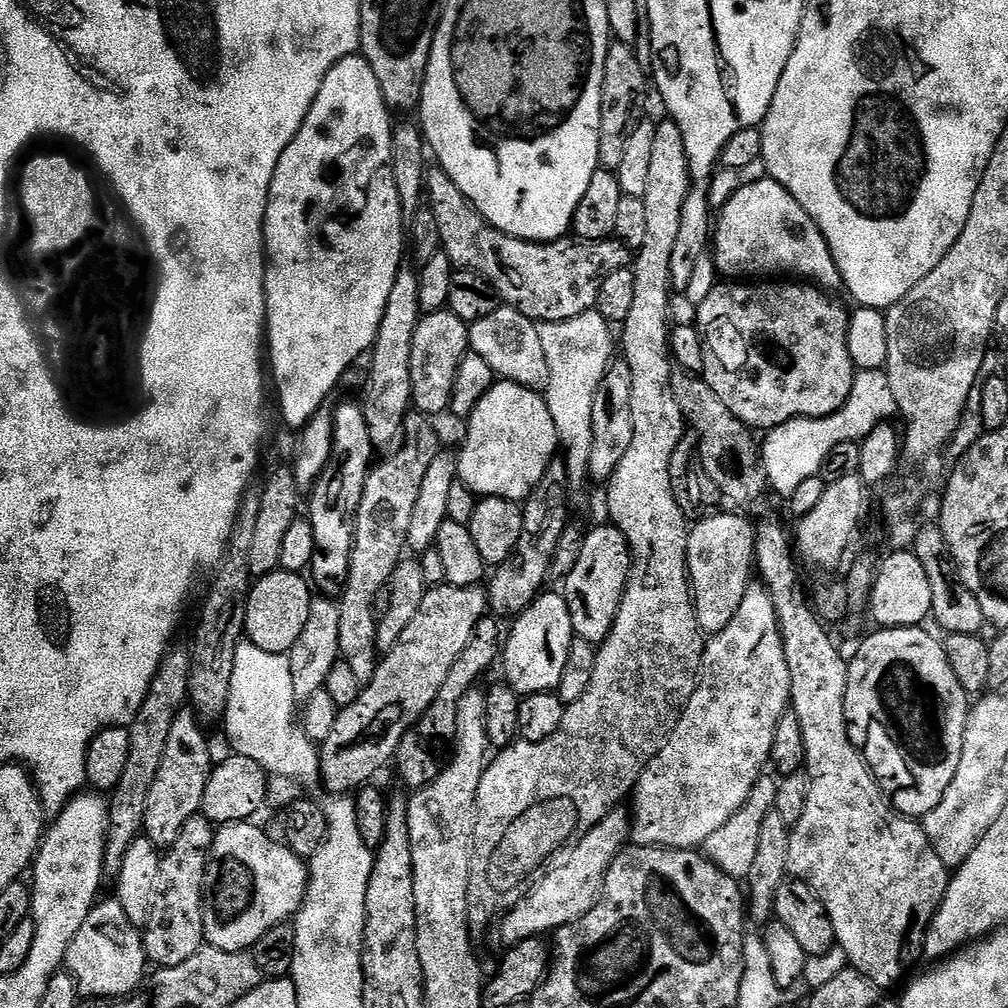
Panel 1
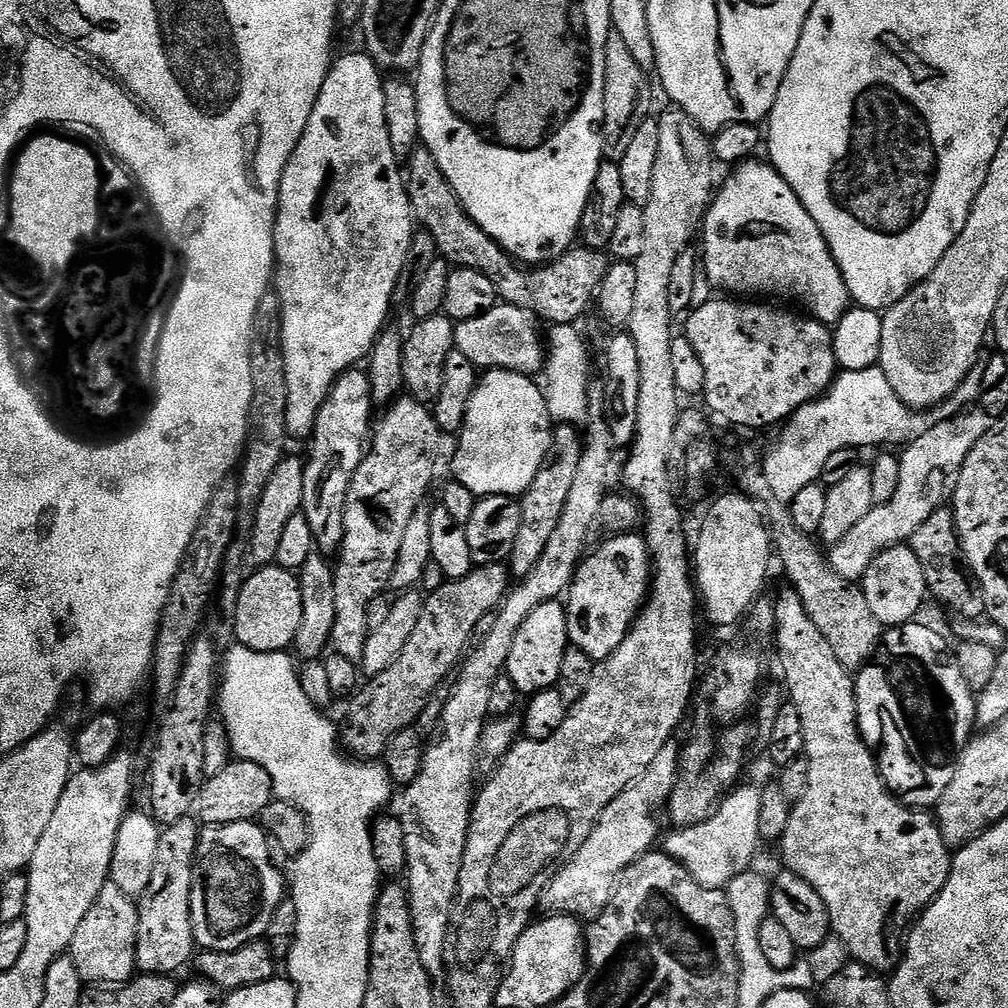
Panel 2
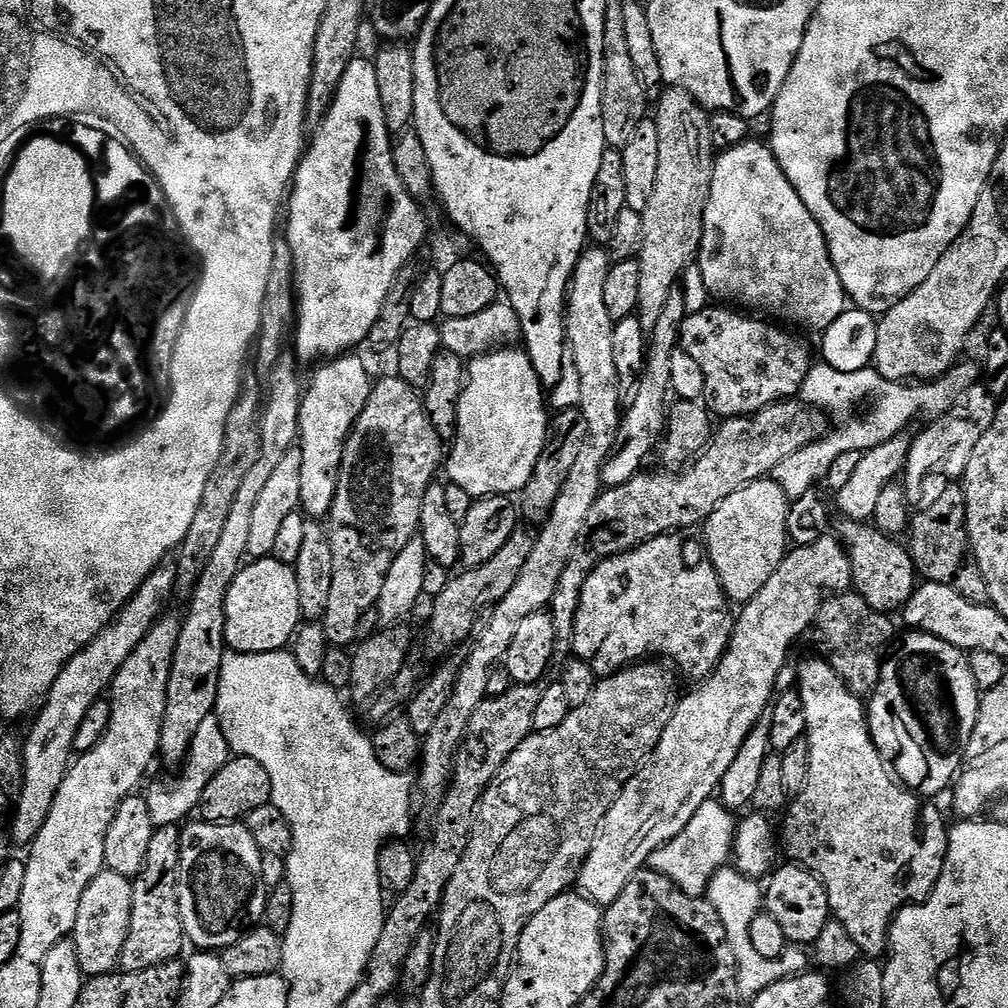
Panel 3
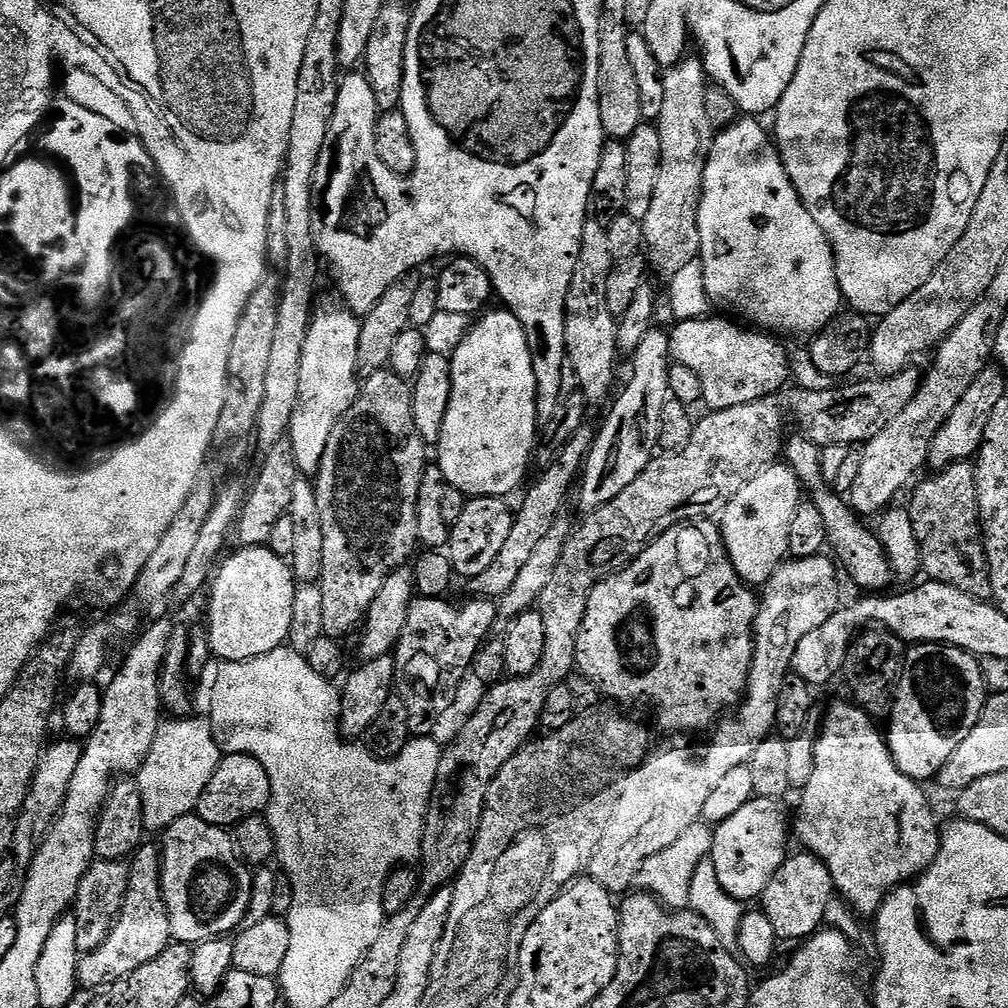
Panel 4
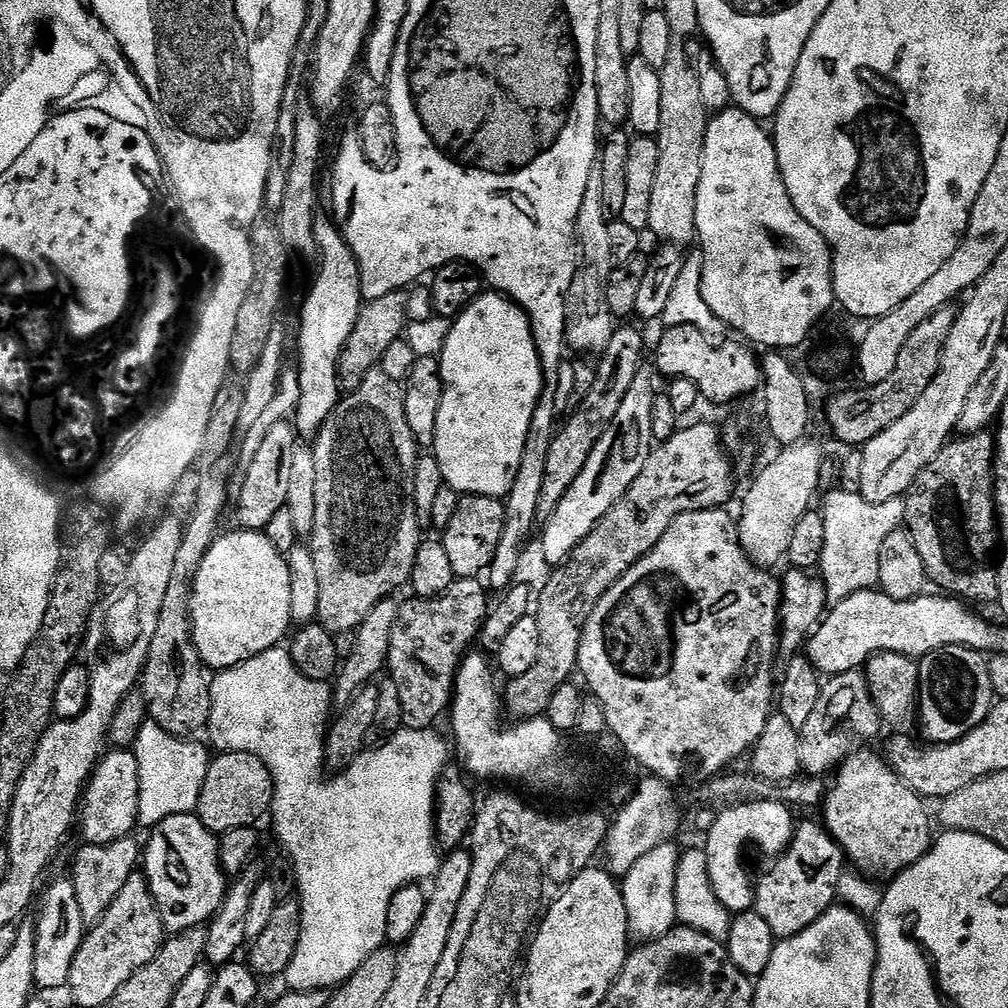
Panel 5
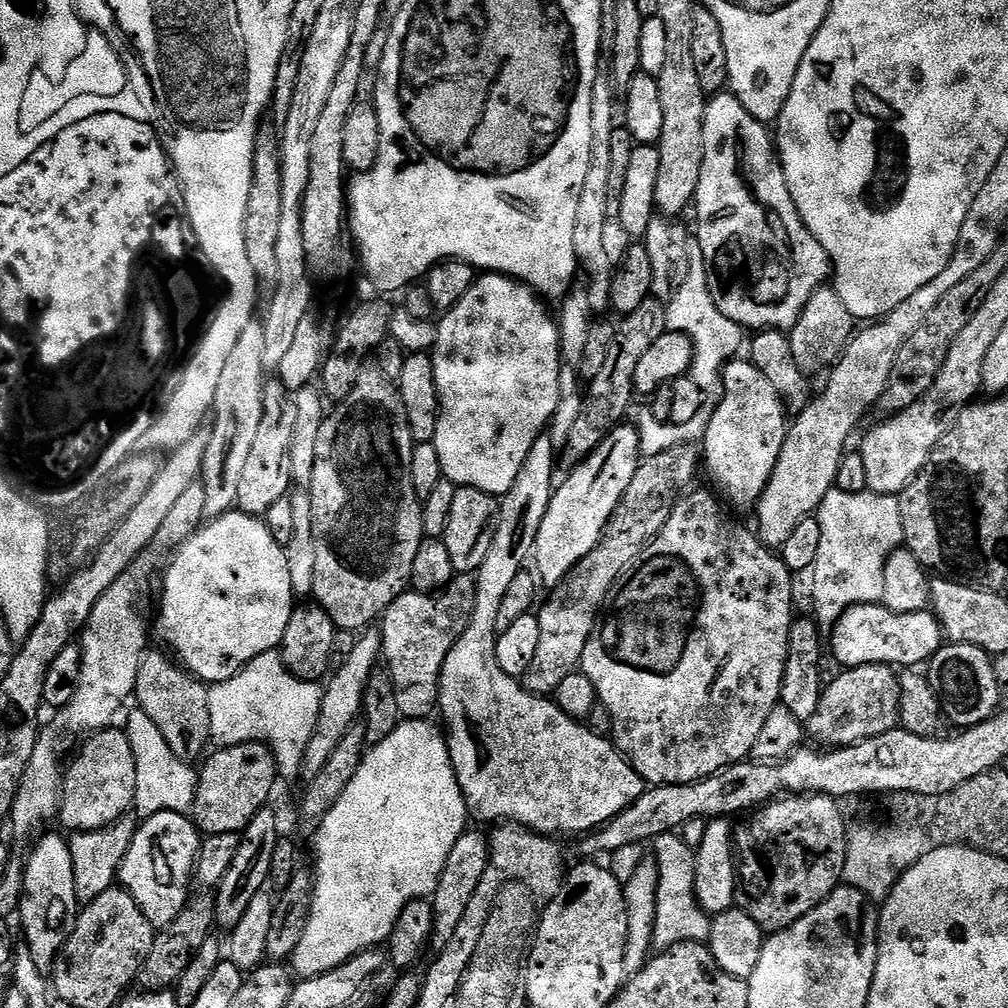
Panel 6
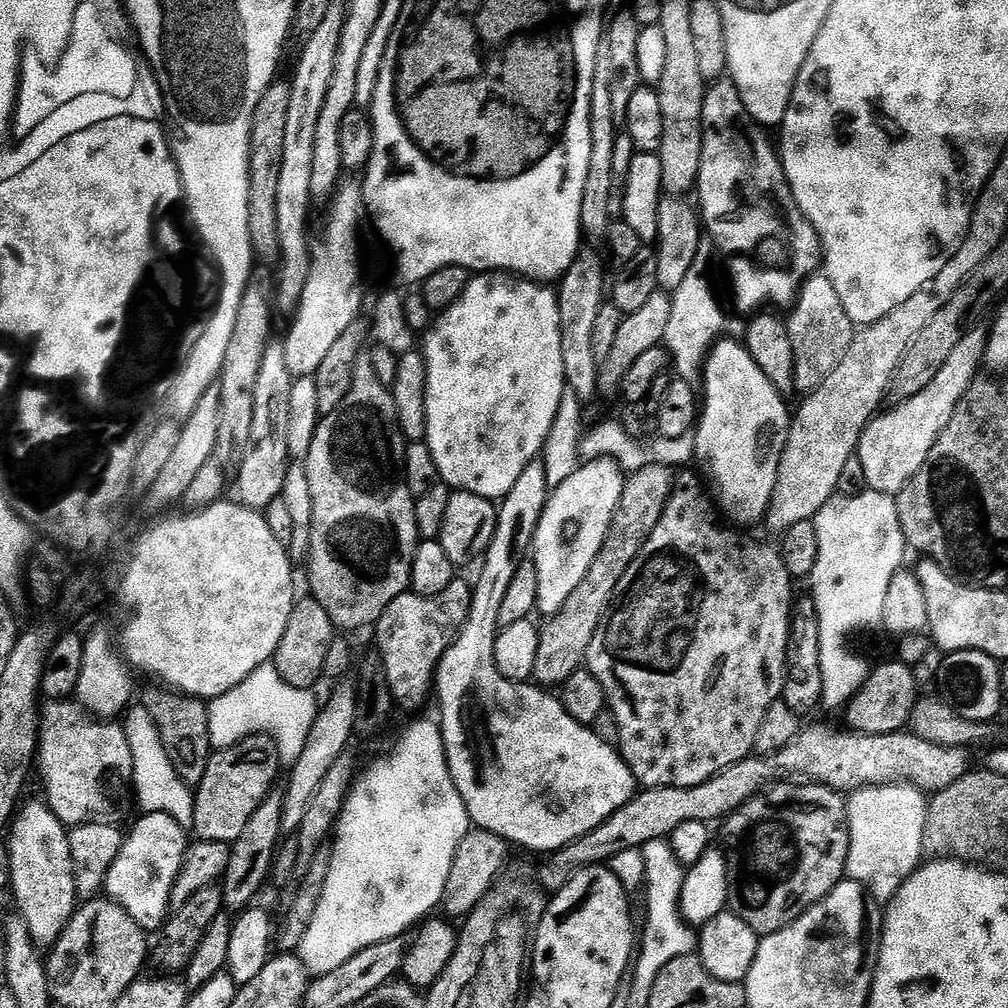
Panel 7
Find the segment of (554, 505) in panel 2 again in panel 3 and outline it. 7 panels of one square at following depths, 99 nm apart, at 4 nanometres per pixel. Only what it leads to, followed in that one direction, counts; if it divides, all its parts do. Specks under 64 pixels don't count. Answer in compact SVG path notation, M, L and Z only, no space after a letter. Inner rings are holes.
M579 407L557 411L548 421L548 441L544 444L542 454L526 482L526 486L518 496L518 512L535 526L543 525L547 520L558 494L562 490L562 482L570 475L570 466L574 466L578 454L582 450L582 442L586 438L586 418L582 418Z

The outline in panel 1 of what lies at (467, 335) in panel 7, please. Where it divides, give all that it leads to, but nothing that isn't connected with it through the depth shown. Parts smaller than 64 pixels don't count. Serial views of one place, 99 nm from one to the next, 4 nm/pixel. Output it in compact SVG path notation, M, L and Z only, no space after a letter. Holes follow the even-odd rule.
M509 380L493 383L482 402L467 417L468 437L464 449L458 452L458 478L477 497L497 496L523 502L536 489L552 461L558 456L558 441L554 430L554 418L550 418L548 401L541 393Z

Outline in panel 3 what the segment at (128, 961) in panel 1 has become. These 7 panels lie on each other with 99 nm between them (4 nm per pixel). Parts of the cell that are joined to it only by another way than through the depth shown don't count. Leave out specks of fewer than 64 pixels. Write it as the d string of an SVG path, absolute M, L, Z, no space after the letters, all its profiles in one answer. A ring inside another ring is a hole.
M107 870L100 872L82 890L82 902L78 902L78 922L74 922L71 940L78 950L78 966L85 977L107 976L117 971L122 946L126 946L126 938L130 930L130 914L132 913L132 880L122 874L114 874Z

